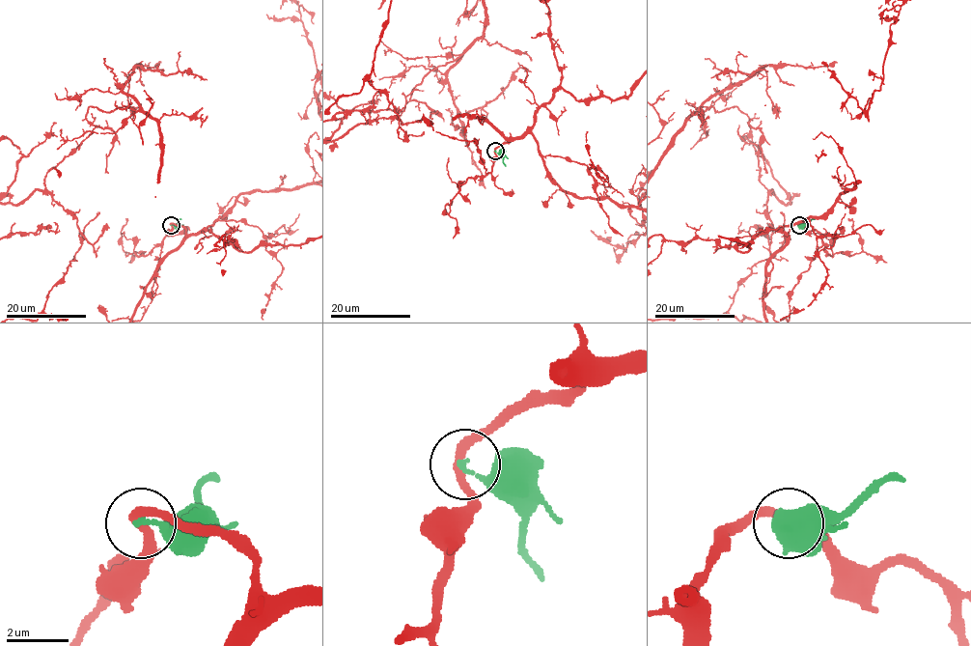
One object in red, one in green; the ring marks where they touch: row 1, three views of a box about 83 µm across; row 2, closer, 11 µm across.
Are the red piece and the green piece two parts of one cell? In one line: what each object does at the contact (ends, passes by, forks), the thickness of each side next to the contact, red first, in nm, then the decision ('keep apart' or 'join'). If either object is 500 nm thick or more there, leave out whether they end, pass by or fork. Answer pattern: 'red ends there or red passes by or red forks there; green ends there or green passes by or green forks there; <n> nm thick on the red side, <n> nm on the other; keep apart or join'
red passes by; green ends there; 280 nm thick on the red side, 140 nm on the other; keep apart

